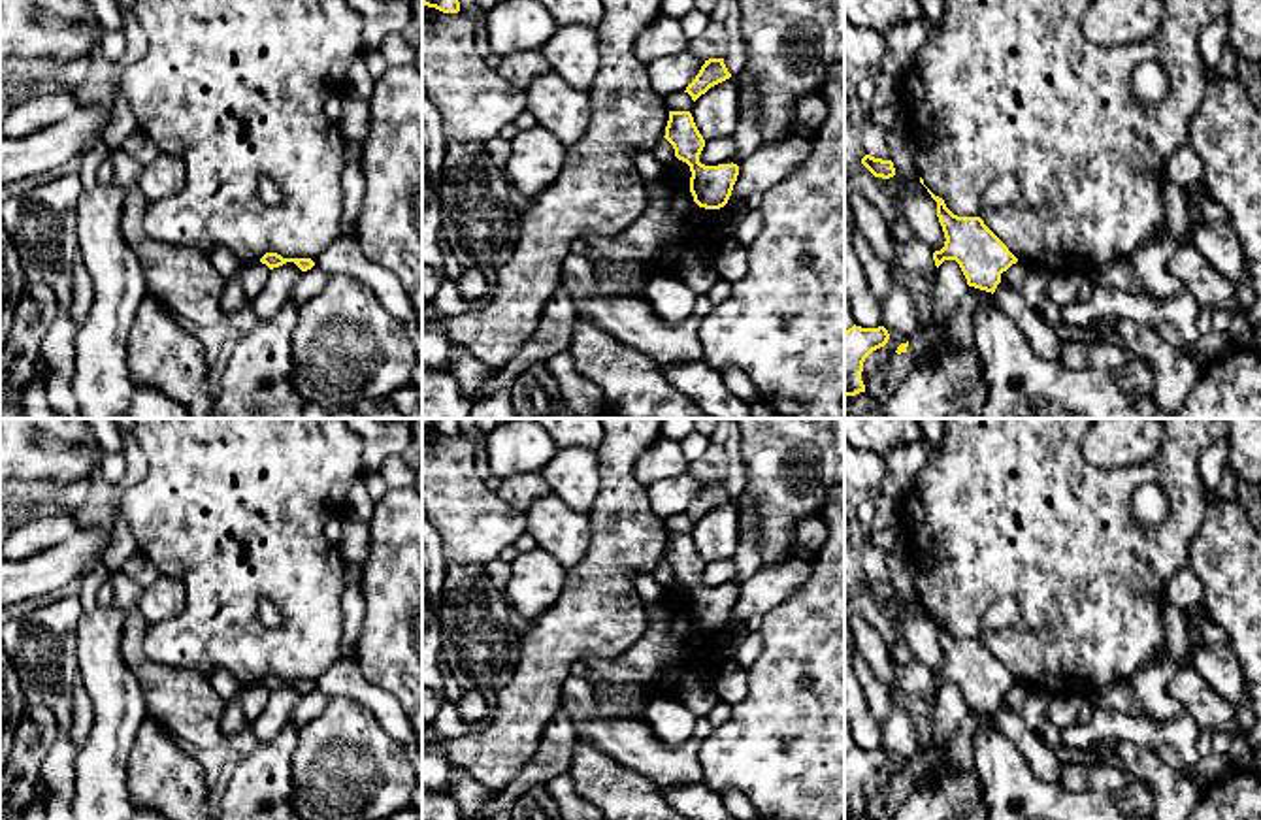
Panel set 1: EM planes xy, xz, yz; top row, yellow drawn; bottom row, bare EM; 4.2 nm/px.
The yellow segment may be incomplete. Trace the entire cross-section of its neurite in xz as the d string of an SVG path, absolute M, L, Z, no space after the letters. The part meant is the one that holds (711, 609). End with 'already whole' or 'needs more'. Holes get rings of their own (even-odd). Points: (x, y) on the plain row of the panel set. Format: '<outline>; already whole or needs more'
M669 533L663 558L675 571L675 579L690 588L690 615L694 624L705 631L720 631L728 626L739 598L737 586L705 588L699 577L705 562L690 533Z; already whole

